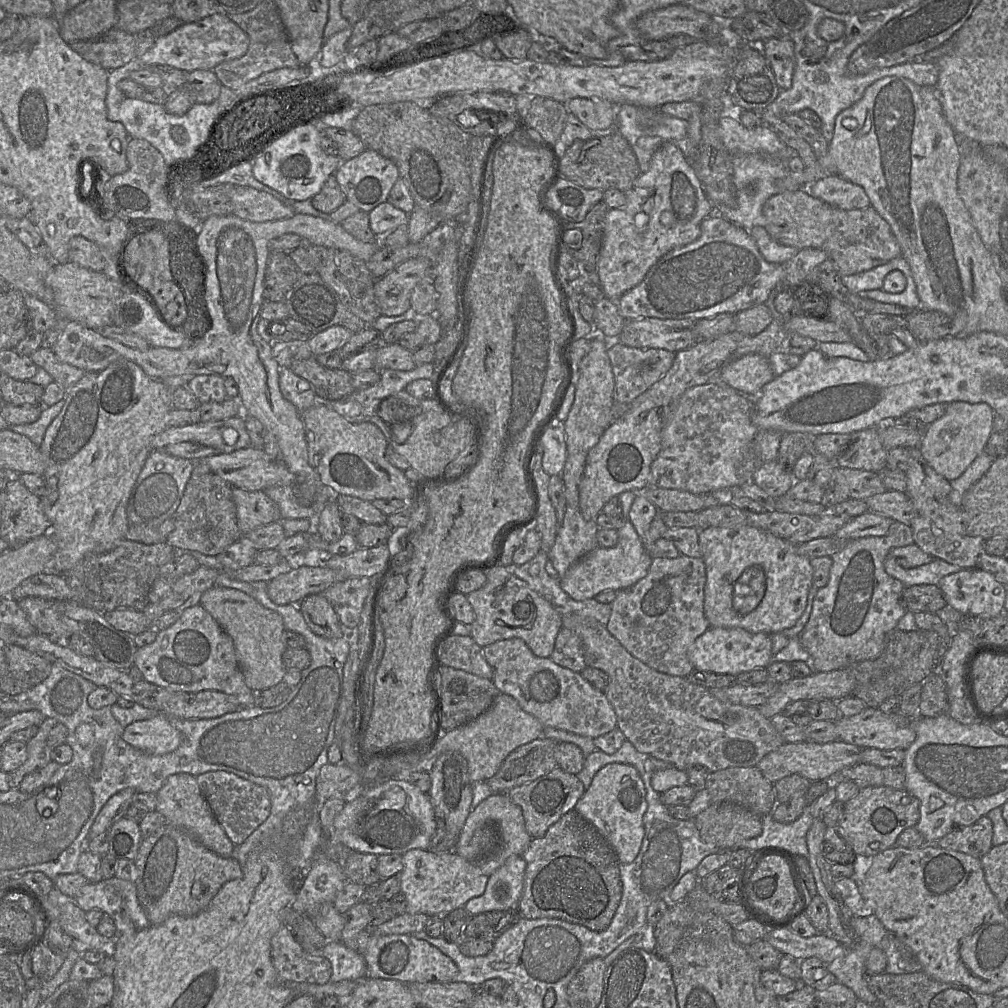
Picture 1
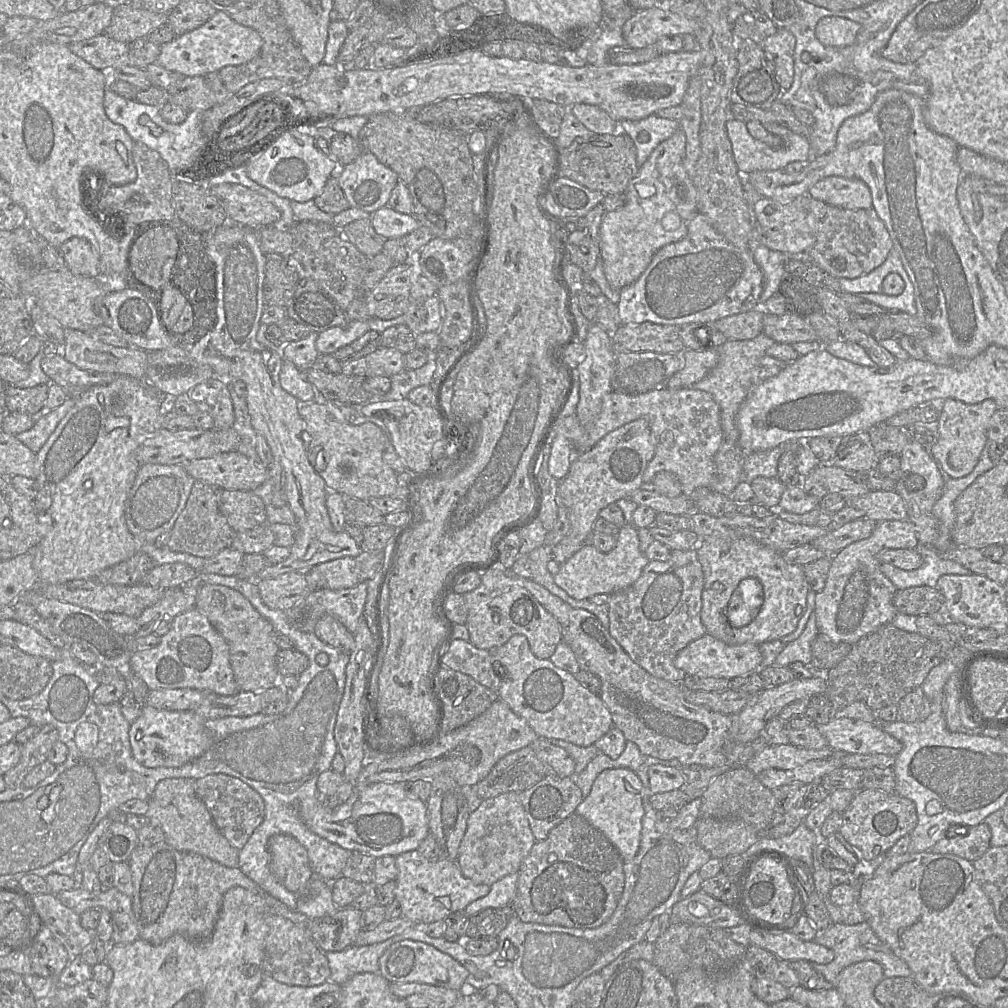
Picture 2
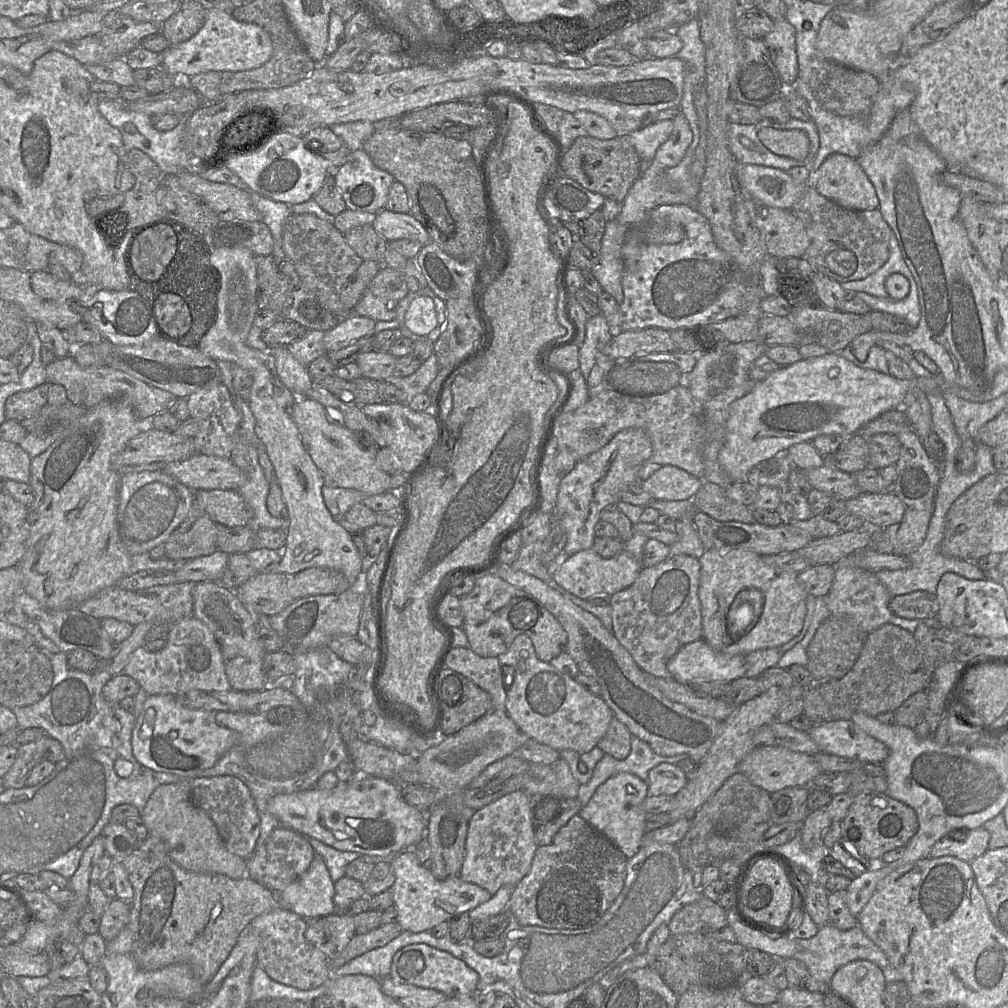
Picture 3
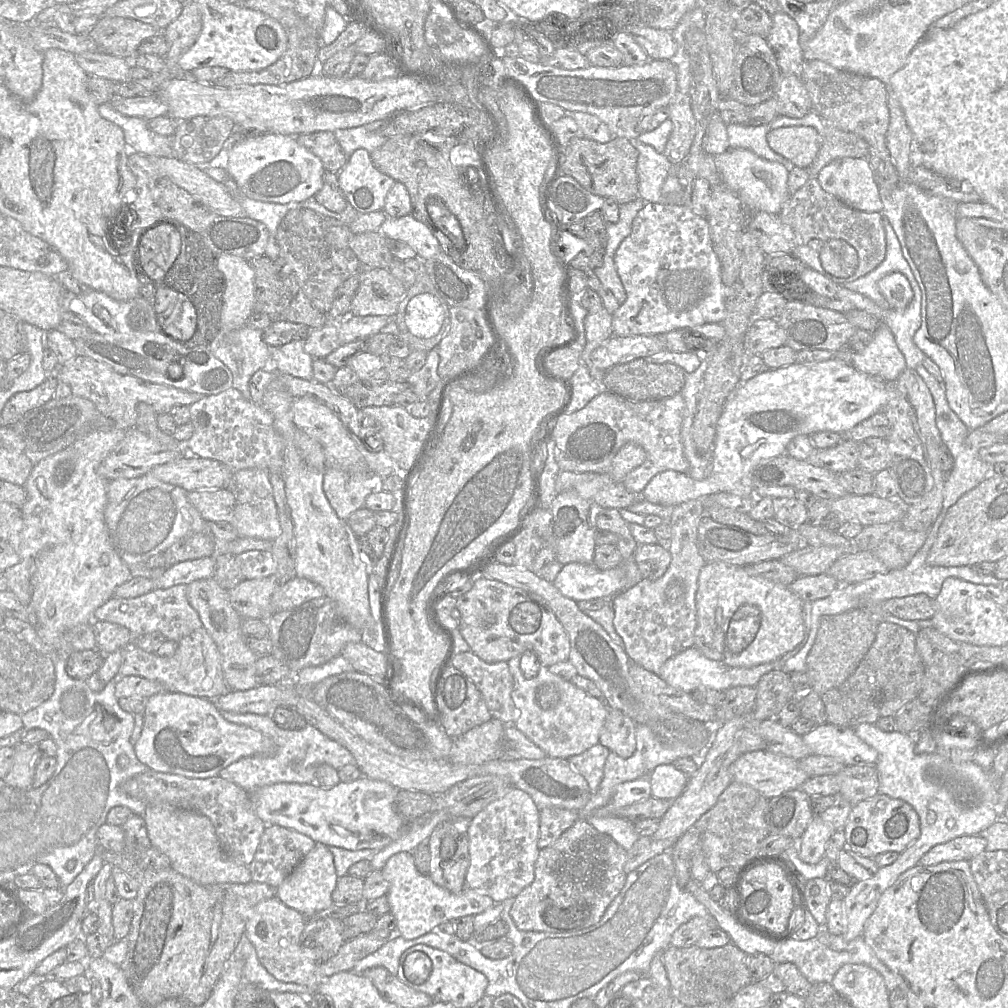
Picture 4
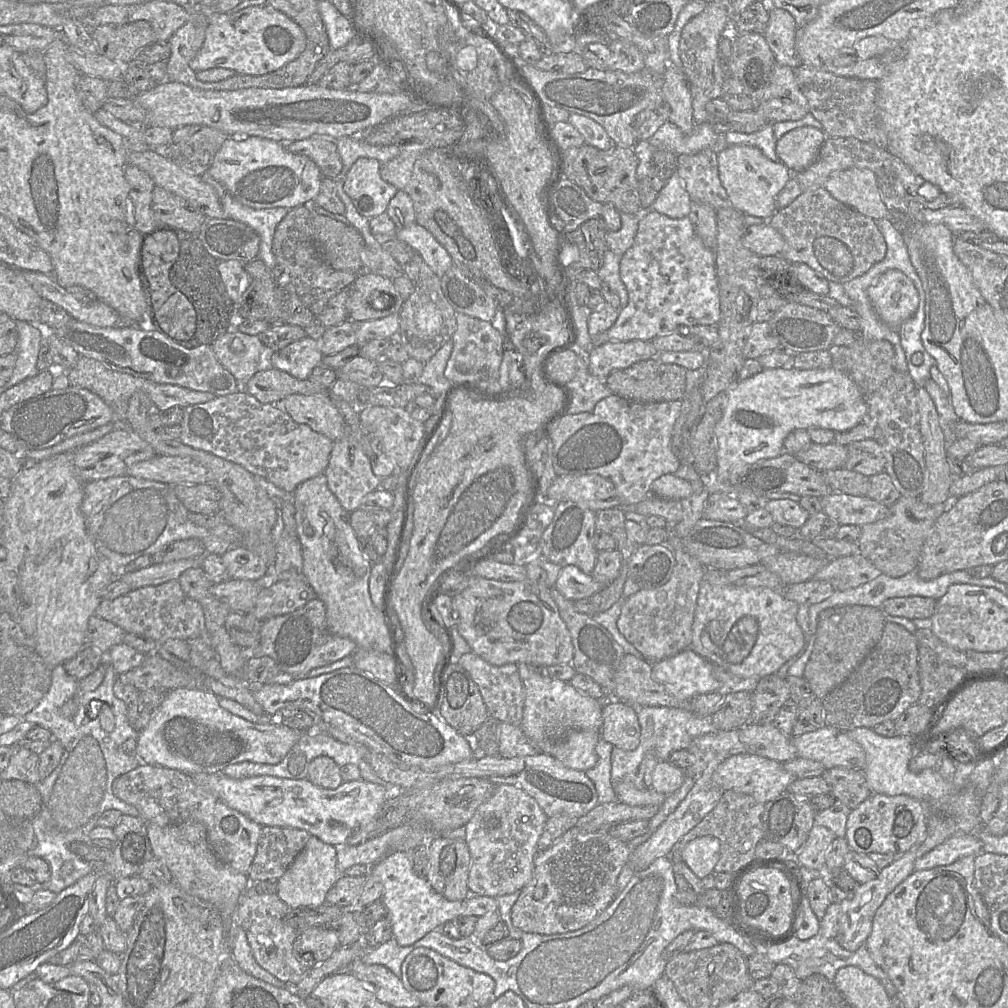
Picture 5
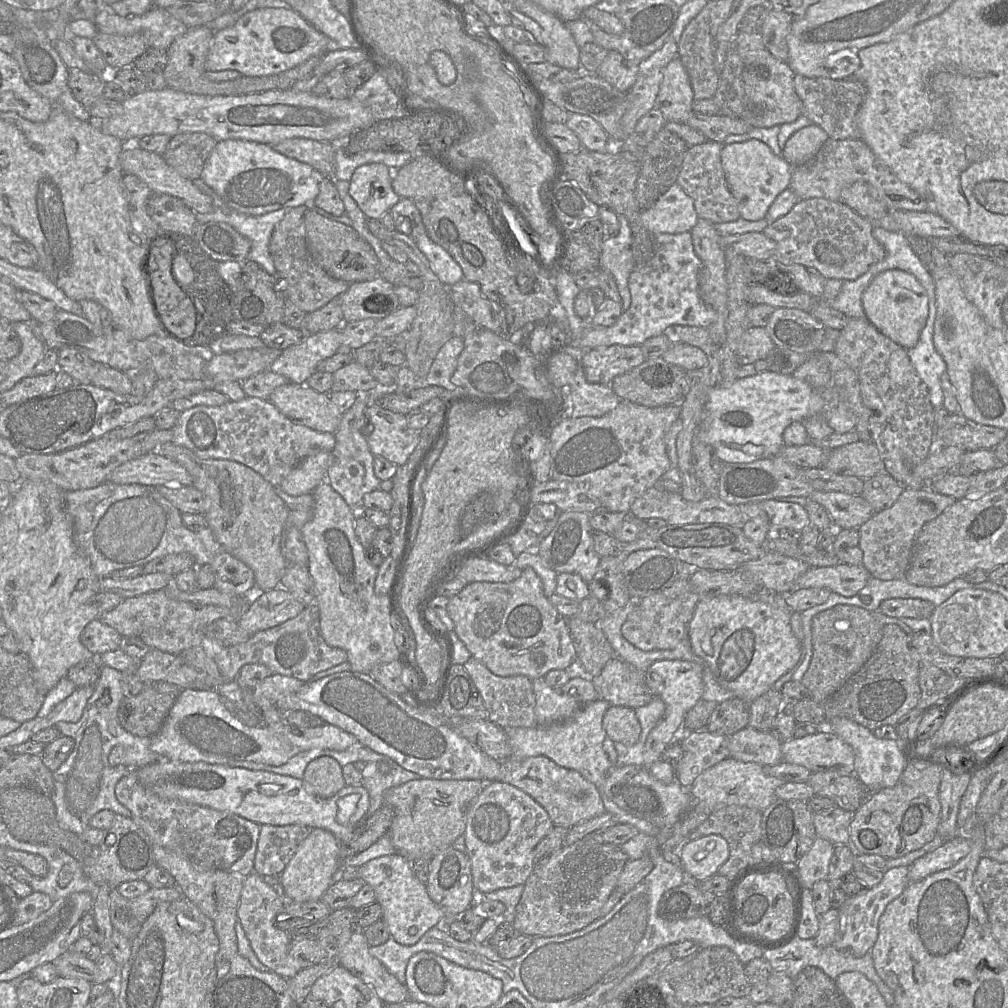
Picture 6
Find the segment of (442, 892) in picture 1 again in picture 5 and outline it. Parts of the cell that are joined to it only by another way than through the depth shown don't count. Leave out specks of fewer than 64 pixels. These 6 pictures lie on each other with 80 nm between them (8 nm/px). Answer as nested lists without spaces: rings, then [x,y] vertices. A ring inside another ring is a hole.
[[[393,852],[370,867],[369,874],[383,885],[383,902],[392,925],[393,937],[400,946],[410,946],[432,930],[463,916],[481,917],[498,910],[495,898],[470,894],[460,901],[449,901],[435,892],[425,878],[415,874],[409,853]]]

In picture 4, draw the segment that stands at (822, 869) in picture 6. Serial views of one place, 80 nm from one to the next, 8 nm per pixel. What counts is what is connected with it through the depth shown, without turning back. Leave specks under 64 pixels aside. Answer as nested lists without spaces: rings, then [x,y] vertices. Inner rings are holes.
[[[819,815],[814,816],[799,840],[800,859],[805,863],[817,864],[825,856],[827,842],[834,831],[830,823]]]

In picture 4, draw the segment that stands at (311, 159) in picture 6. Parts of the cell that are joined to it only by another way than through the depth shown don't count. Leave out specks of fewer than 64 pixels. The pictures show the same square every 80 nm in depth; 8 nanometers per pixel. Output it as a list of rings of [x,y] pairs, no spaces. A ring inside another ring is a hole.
[[[331,131],[300,134],[296,141],[319,157],[325,171],[339,173],[346,164],[347,157]]]

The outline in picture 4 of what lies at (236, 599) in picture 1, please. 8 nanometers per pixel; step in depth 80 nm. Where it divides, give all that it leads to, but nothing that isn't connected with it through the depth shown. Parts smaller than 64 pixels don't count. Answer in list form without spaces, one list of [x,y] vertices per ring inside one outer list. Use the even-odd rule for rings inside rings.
[[[213,578],[195,580],[187,585],[186,596],[198,613],[203,627],[216,643],[222,656],[224,679],[234,691],[244,691],[260,685],[256,675],[258,656],[248,647],[241,632],[242,616],[233,608],[228,591]]]

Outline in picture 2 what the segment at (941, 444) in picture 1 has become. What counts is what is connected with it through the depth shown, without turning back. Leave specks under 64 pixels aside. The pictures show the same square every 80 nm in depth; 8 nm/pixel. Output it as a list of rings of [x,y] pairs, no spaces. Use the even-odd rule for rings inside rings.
[[[946,399],[939,405],[938,438],[930,450],[930,455],[941,467],[941,470],[951,478],[965,477],[974,469],[983,448],[988,443],[987,426],[998,407],[990,399],[977,404],[966,404],[959,400]]]

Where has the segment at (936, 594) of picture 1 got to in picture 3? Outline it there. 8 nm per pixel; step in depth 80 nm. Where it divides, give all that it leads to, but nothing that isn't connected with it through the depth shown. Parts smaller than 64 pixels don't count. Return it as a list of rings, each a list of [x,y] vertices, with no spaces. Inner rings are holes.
[[[914,591],[891,598],[889,608],[894,615],[906,619],[935,619],[939,610],[935,594]]]

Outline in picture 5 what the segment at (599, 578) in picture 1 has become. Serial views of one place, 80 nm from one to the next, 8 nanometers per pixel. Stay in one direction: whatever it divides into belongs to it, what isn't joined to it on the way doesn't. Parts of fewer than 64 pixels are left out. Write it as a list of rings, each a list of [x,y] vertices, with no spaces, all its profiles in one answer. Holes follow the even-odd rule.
[[[573,565],[562,567],[554,585],[554,588],[570,601],[589,599],[605,587],[592,575],[583,573]]]

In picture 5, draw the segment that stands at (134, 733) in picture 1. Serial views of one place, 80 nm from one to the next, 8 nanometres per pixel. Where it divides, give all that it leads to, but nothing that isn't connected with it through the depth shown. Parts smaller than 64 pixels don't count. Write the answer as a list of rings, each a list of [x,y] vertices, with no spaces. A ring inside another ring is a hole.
[[[176,688],[168,692],[147,726],[140,732],[136,755],[140,764],[159,765],[187,775],[211,774],[243,761],[277,764],[303,732],[276,720],[249,722],[222,708],[218,696],[210,690]]]

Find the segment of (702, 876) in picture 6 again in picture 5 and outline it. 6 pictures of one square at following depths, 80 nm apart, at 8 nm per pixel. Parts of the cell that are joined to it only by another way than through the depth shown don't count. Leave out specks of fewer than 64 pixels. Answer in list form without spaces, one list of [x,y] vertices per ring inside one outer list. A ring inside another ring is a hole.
[[[703,836],[686,844],[680,860],[701,880],[714,872],[720,858],[720,842],[714,836]]]

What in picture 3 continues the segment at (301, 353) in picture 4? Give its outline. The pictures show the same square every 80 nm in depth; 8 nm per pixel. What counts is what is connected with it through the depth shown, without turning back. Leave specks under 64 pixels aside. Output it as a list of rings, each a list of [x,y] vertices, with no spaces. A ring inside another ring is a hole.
[[[286,347],[273,349],[273,356],[281,382],[299,398],[305,397],[313,387],[307,366],[298,362]]]

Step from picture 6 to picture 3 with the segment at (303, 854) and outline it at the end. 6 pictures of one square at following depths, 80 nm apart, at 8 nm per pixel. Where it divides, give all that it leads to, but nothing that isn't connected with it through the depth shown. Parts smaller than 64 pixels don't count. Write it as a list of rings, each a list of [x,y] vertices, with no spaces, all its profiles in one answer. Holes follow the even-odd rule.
[[[315,855],[307,871],[280,893],[280,901],[305,919],[331,915],[335,912],[334,882],[320,856]]]

